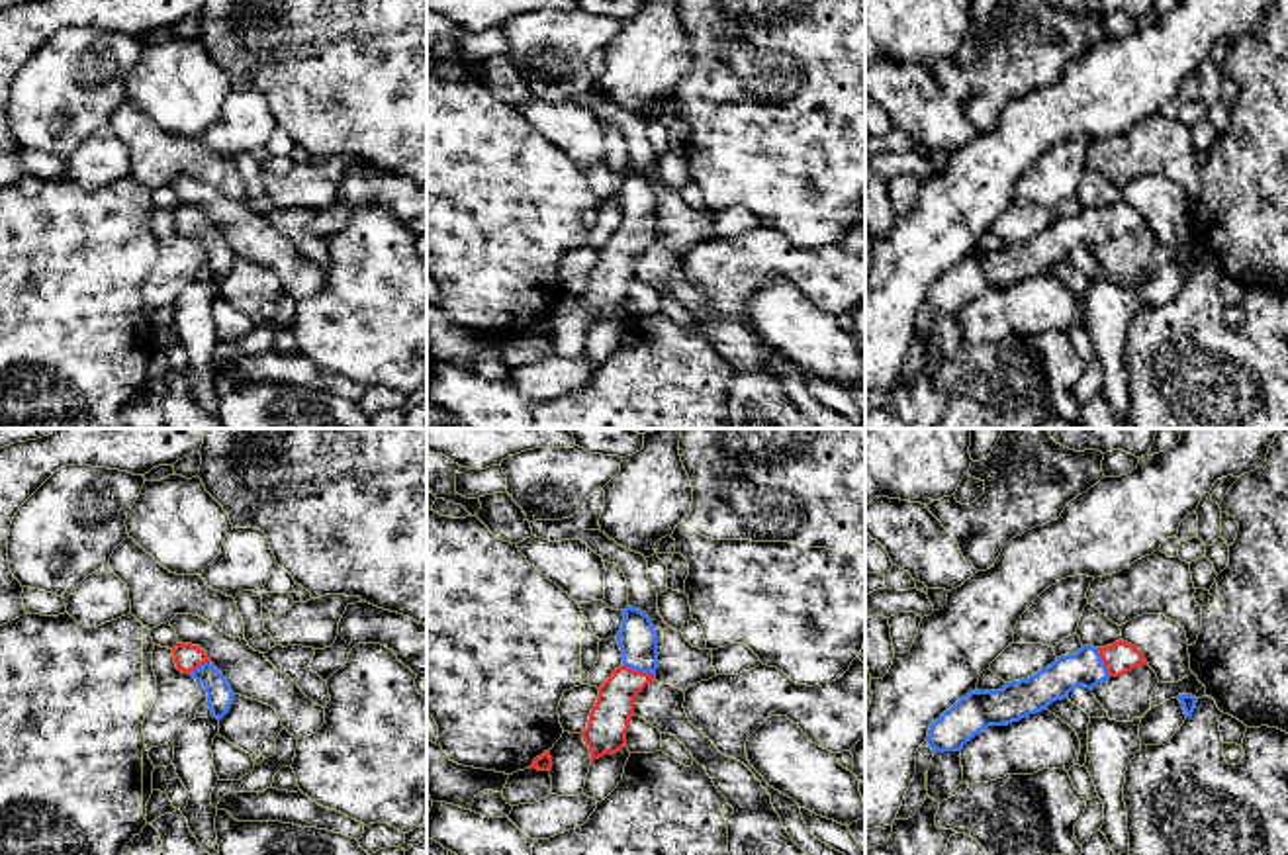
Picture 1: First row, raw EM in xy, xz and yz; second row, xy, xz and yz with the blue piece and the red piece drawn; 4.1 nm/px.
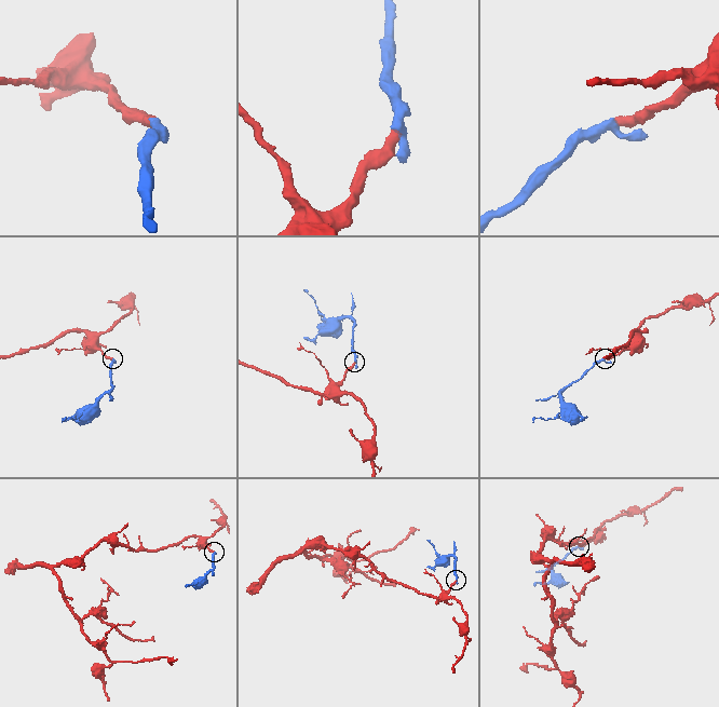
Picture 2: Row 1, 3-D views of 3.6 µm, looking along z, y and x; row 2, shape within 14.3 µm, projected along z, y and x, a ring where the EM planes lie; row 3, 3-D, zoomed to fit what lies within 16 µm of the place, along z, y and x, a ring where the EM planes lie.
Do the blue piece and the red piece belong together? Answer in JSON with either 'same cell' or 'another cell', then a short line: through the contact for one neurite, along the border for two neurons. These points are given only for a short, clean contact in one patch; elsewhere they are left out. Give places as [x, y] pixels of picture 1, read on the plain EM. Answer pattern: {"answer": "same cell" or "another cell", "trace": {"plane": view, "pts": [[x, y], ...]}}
{"answer": "same cell", "trace": {"plane": "xz", "pts": [[637, 198], [639, 231], [617, 255], [609, 280]]}}

